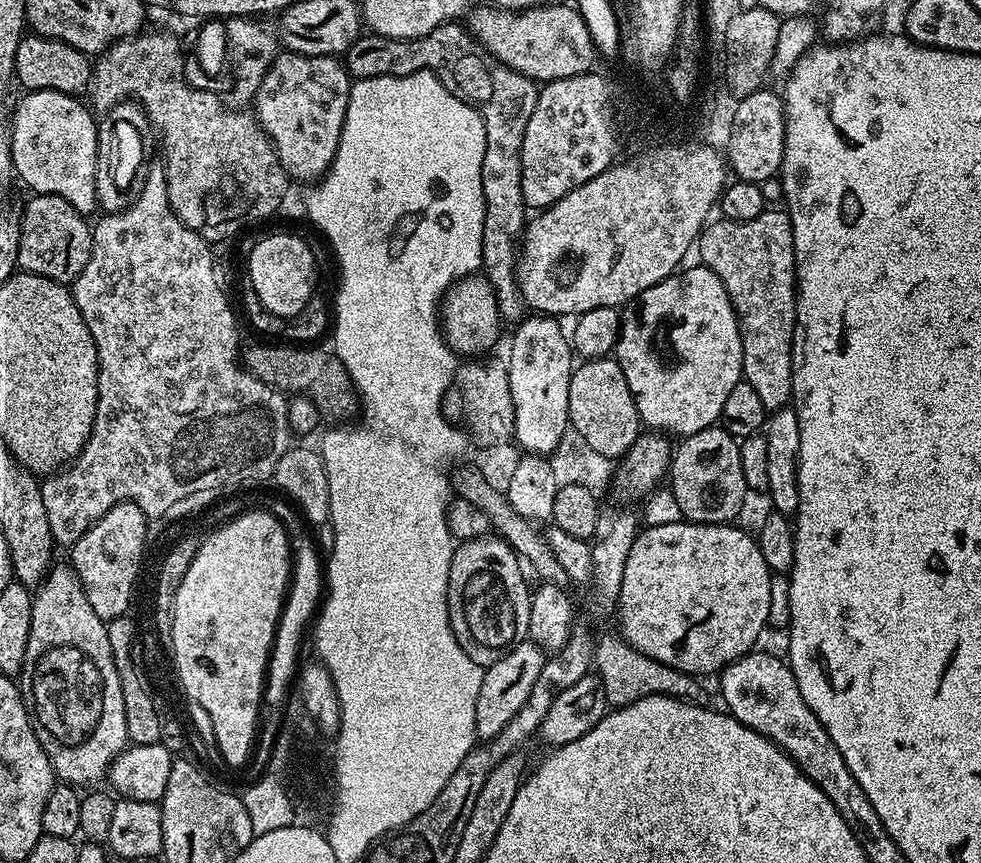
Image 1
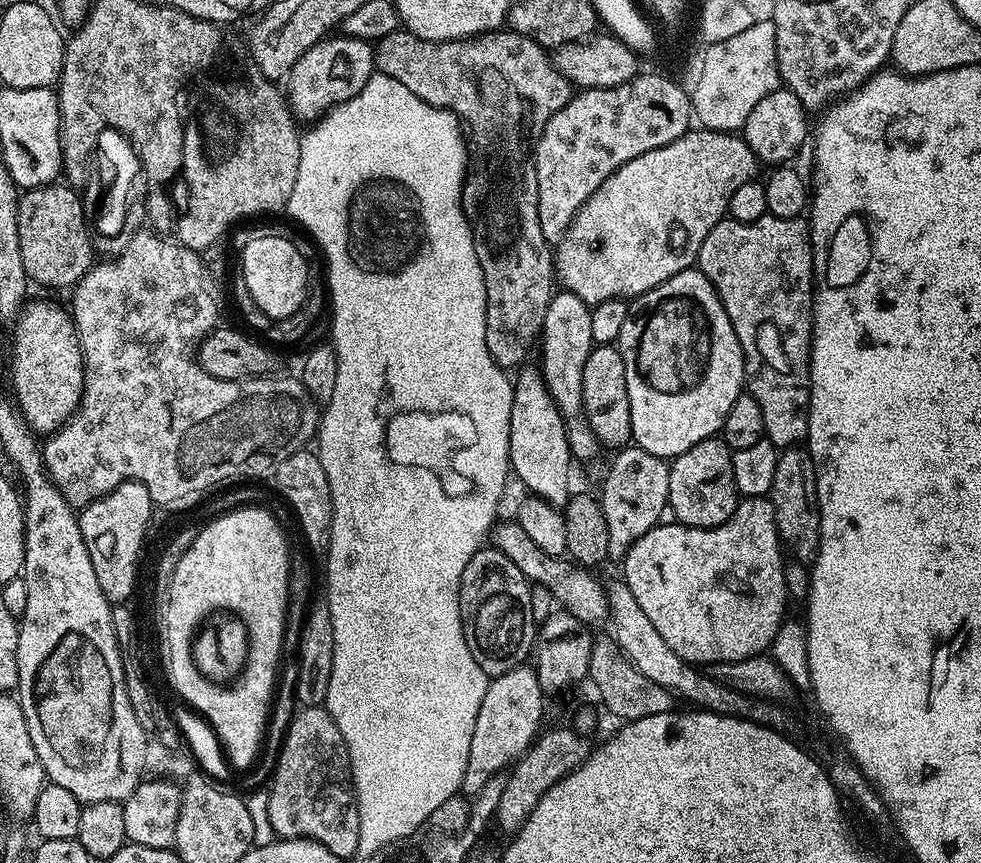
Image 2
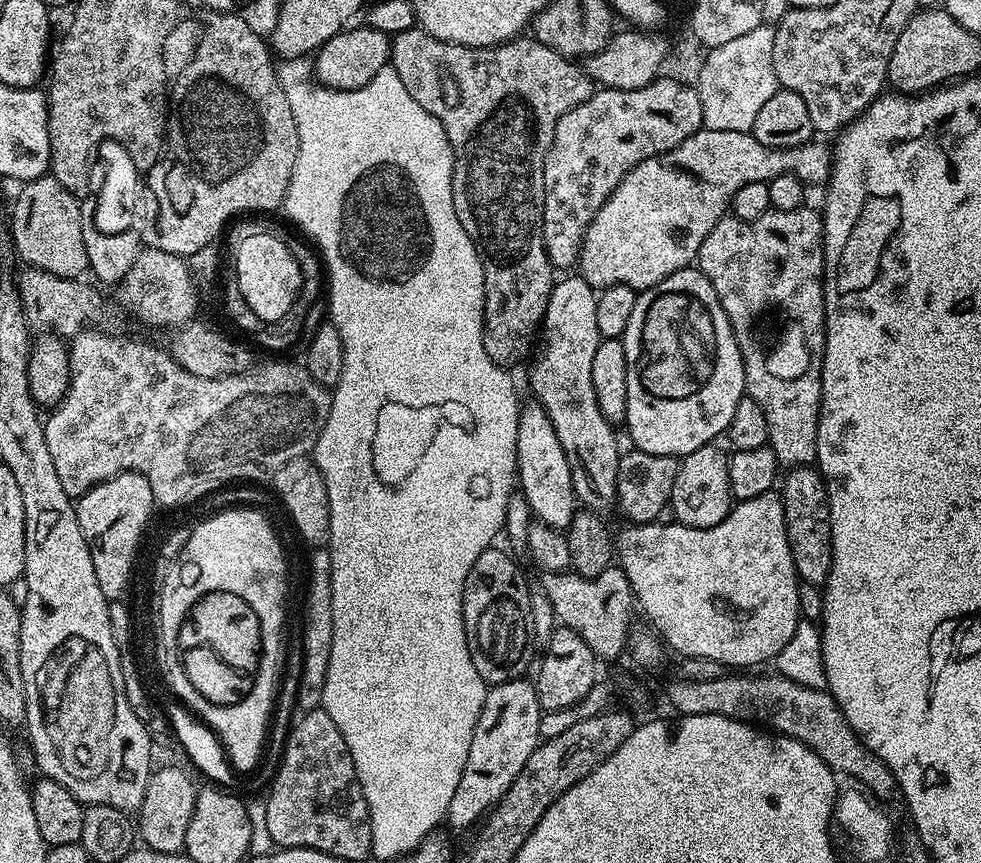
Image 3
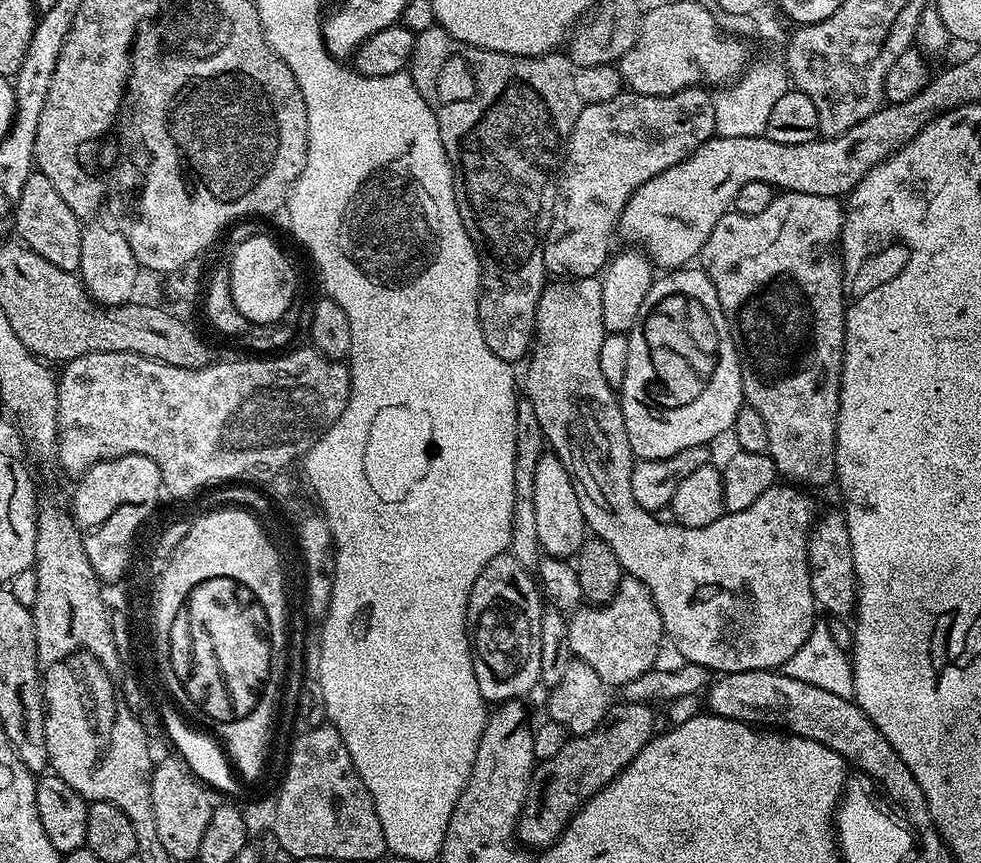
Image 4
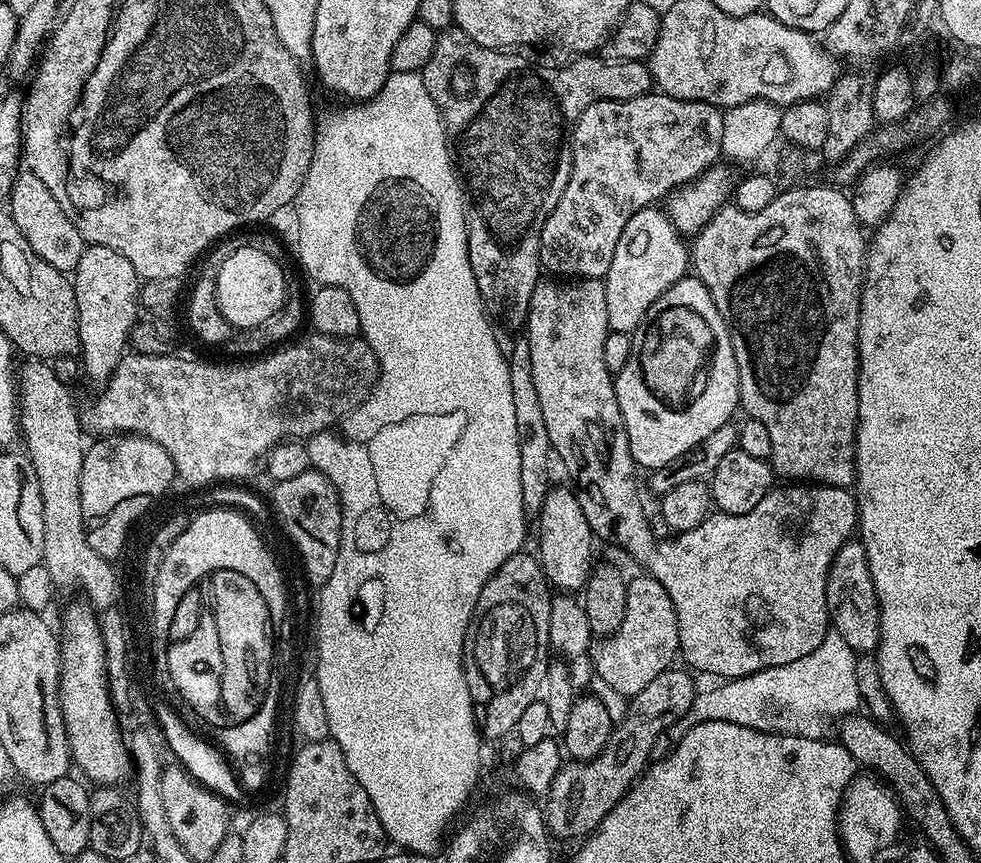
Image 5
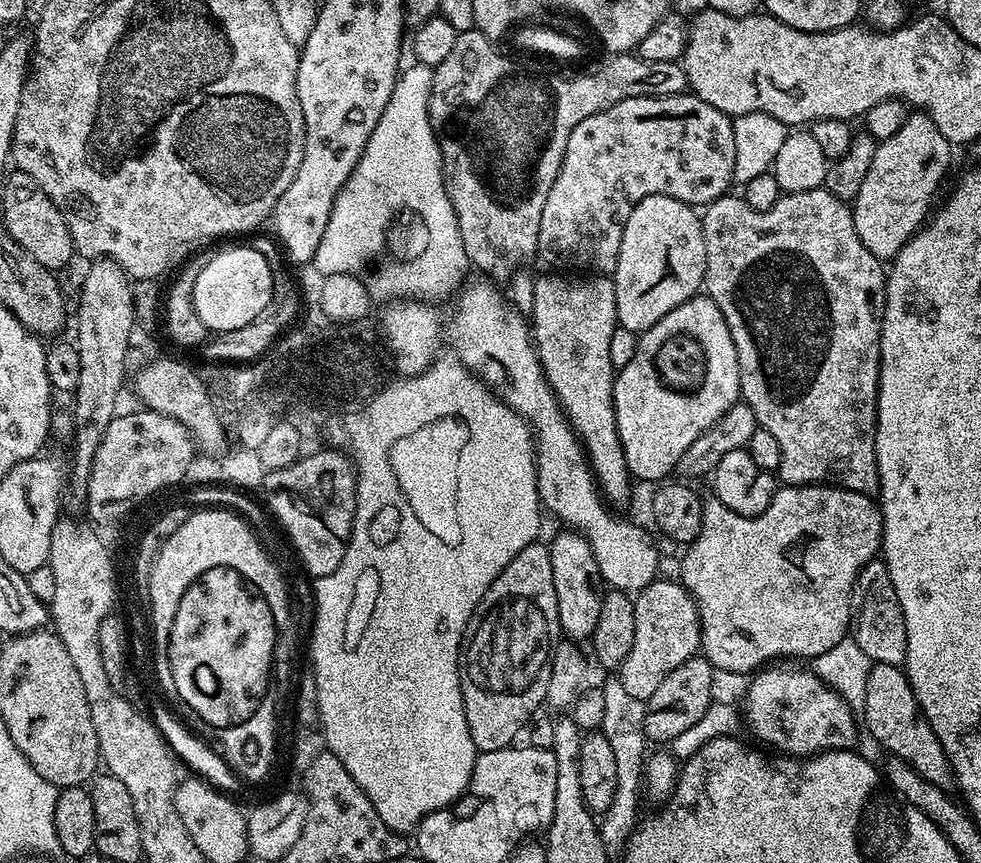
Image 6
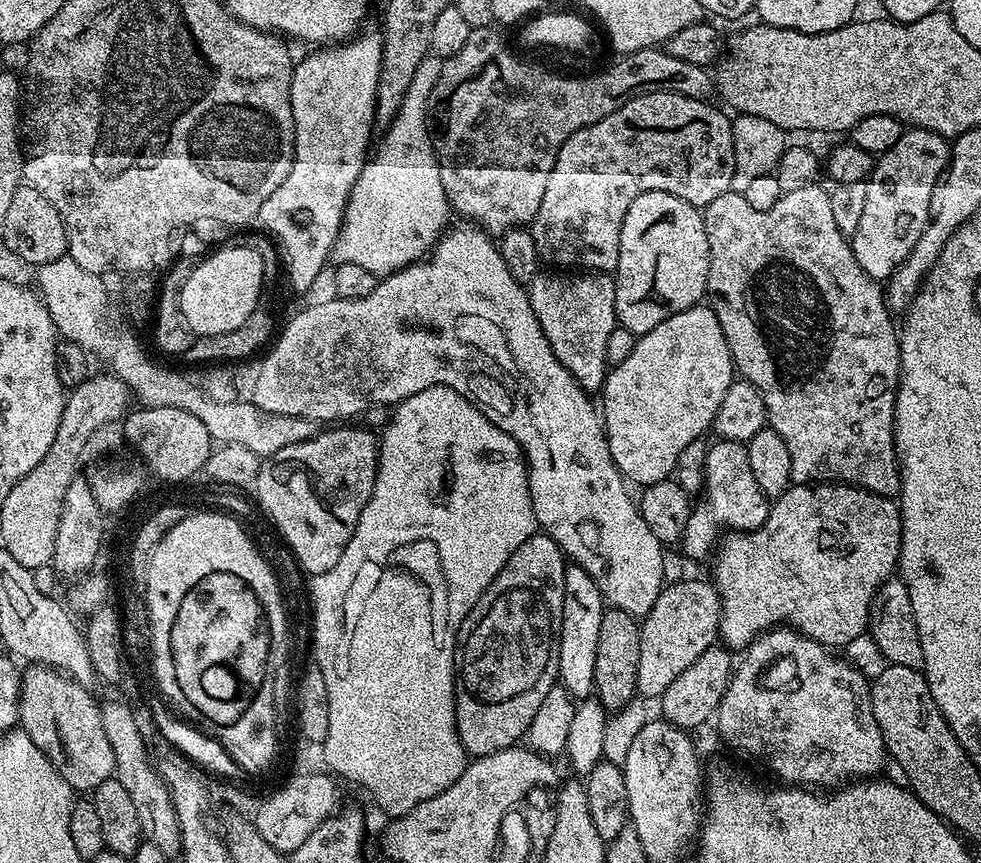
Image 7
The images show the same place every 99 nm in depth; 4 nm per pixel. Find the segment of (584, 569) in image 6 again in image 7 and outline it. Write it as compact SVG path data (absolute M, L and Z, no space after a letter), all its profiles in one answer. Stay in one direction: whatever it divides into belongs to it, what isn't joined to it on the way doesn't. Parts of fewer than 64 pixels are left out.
M569 563L564 569L564 605L562 606L562 634L558 646L558 680L574 698L588 698L596 686L598 662L598 633L606 611L606 601L594 578L582 566Z

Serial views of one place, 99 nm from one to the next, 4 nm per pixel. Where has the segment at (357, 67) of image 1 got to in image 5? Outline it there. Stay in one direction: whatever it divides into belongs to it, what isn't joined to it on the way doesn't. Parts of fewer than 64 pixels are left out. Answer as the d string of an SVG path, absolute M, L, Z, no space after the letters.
M455 26L439 33L434 46L434 54L430 54L430 62L426 62L422 79L426 82L426 90L430 90L430 98L438 106L440 115L444 117L444 132L448 135L450 151L466 193L466 211L468 213L468 257L470 270L474 270L474 278L478 282L480 297L484 300L485 309L506 328L514 330L525 325L528 318L530 298L534 294L534 286L542 279L542 265L540 263L540 235L542 226L547 222L548 215L558 206L558 198L562 198L562 190L566 190L566 182L570 178L572 169L572 131L582 118L582 114L594 102L603 100L629 100L639 96L649 95L653 91L652 71L648 69L644 60L609 60L596 54L584 54L579 58L572 58L565 68L544 68L539 72L528 60L523 60L520 54L513 54L508 50L497 50L478 46L462 29Z

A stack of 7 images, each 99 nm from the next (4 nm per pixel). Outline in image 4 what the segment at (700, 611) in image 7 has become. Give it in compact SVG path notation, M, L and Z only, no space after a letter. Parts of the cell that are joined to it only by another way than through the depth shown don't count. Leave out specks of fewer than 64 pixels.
M625 575L621 579L614 598L608 604L581 606L567 617L566 623L569 653L575 659L586 662L586 666L590 666L590 670L594 670L598 678L602 678L605 686L613 686L612 684L631 686L634 678L652 671L659 661L656 659L660 656L660 643L665 643L666 640L662 614L658 614L658 606L654 606L650 590L641 580L630 575Z

